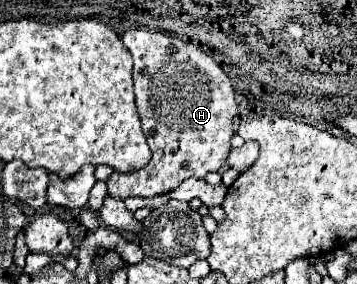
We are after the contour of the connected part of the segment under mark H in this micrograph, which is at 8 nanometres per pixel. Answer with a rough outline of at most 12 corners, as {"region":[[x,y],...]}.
{"region":[[123,32],[151,162],[109,196],[219,172],[239,110],[187,40]]}

